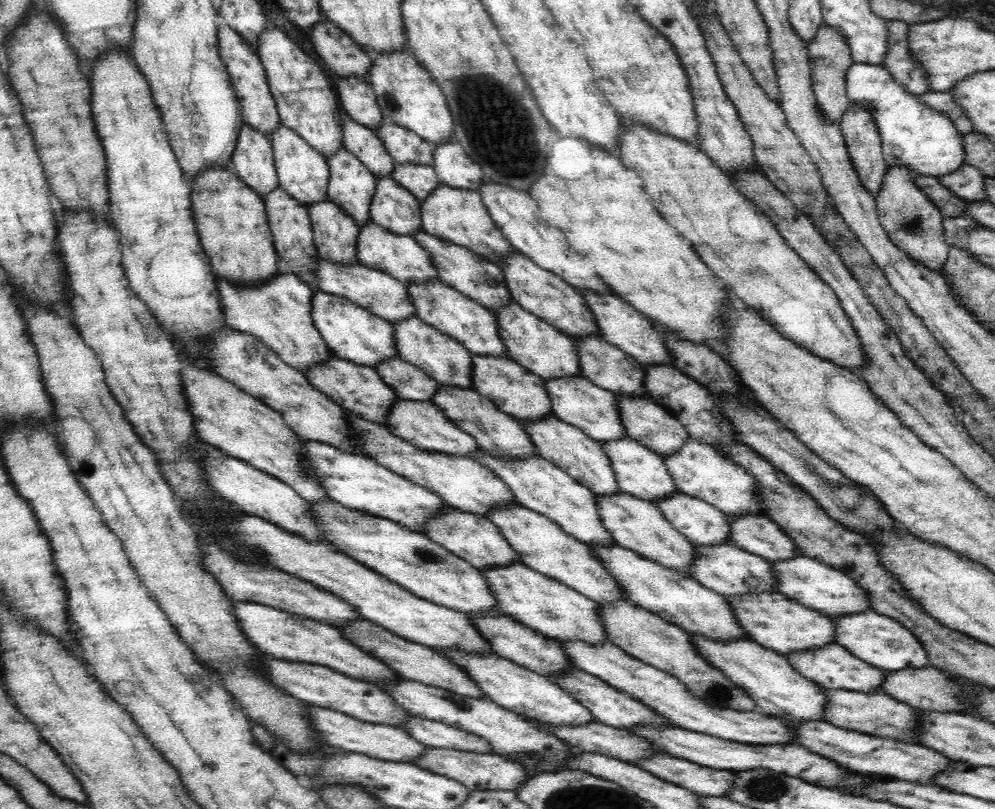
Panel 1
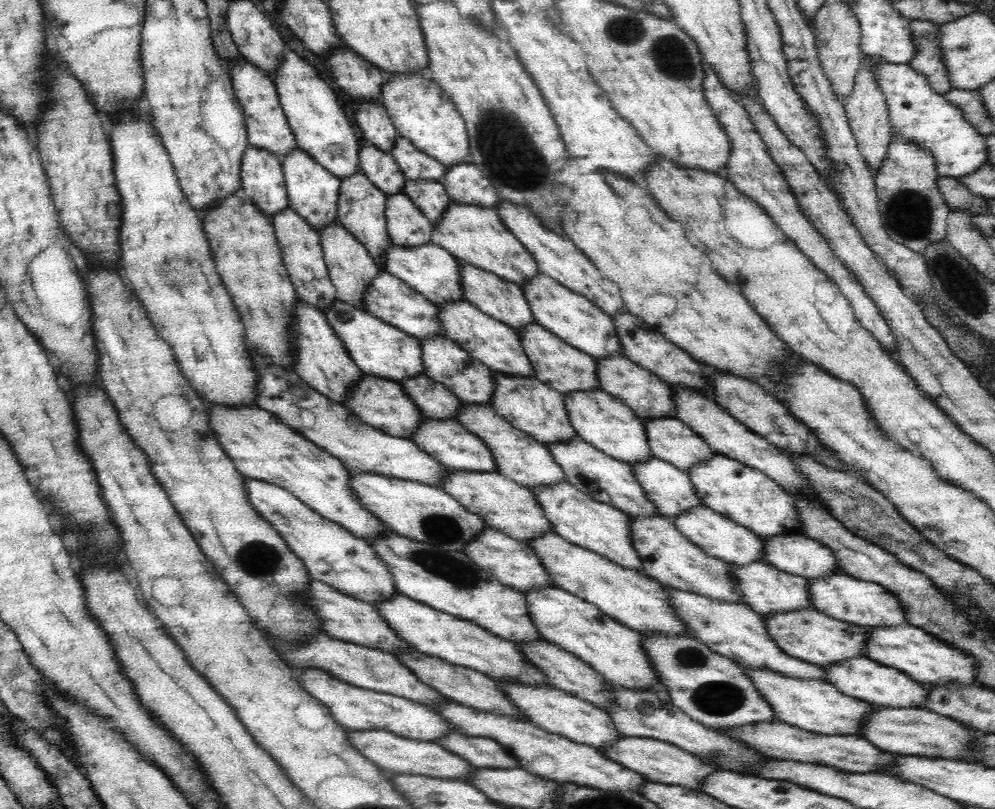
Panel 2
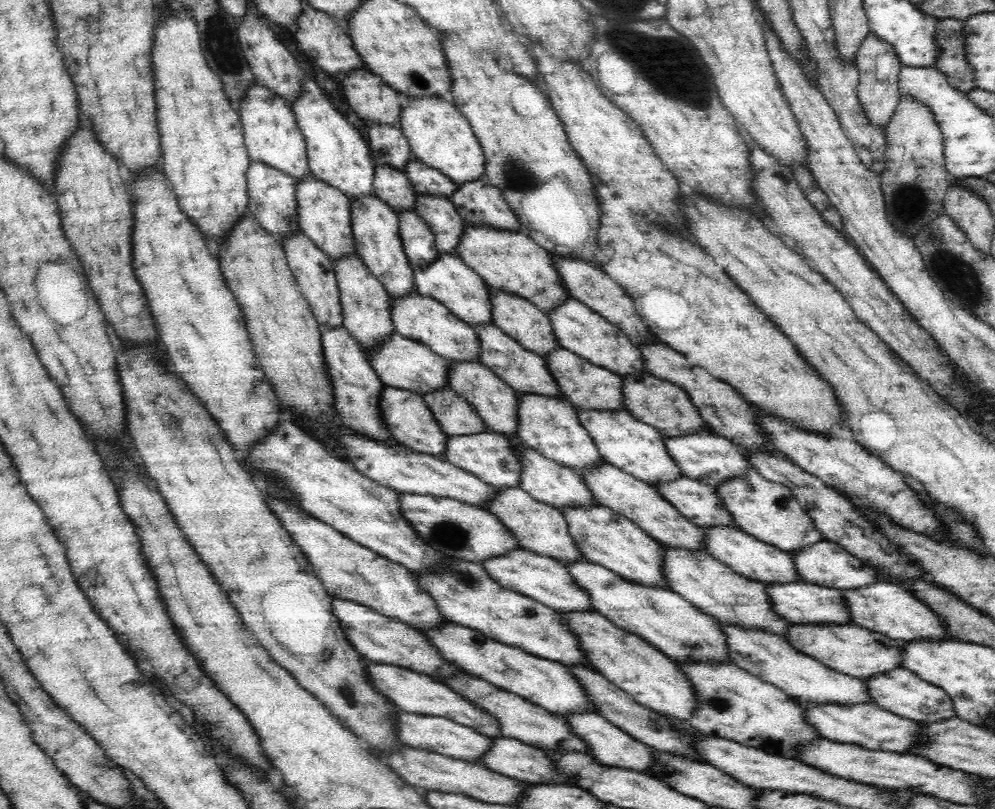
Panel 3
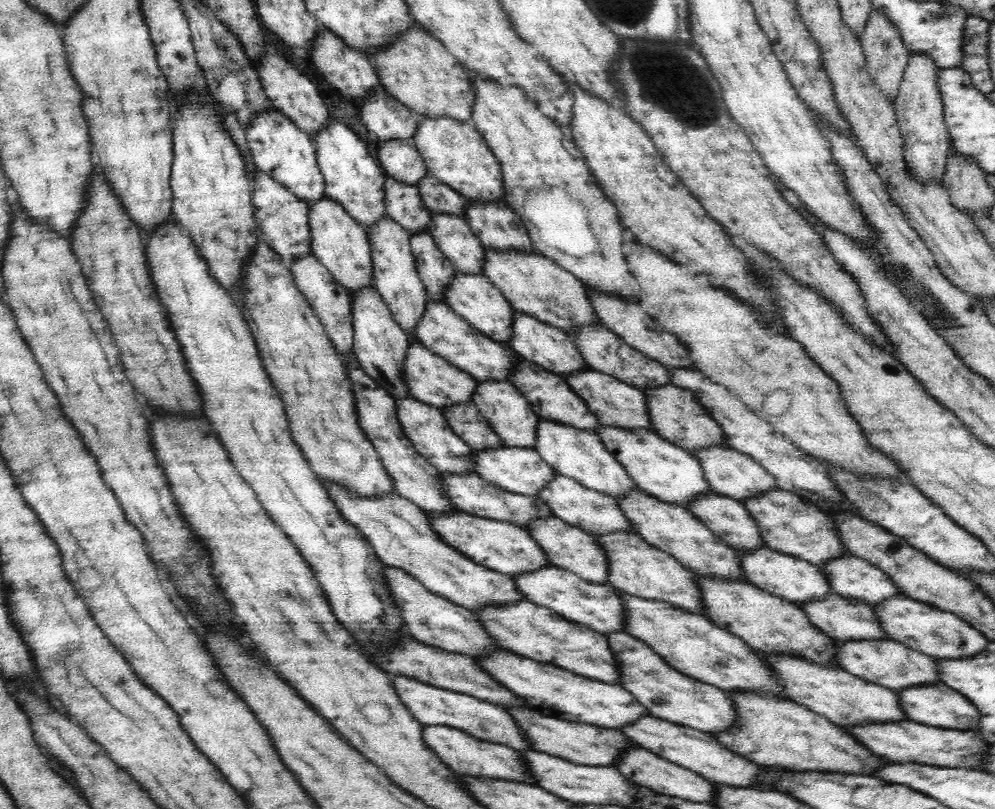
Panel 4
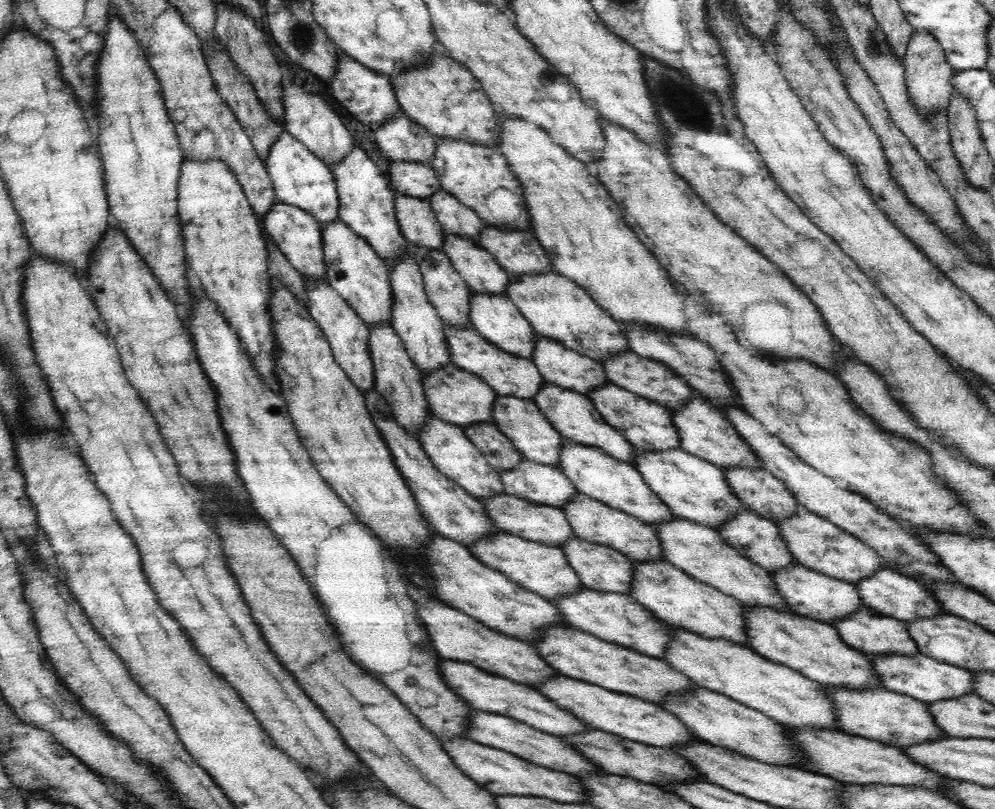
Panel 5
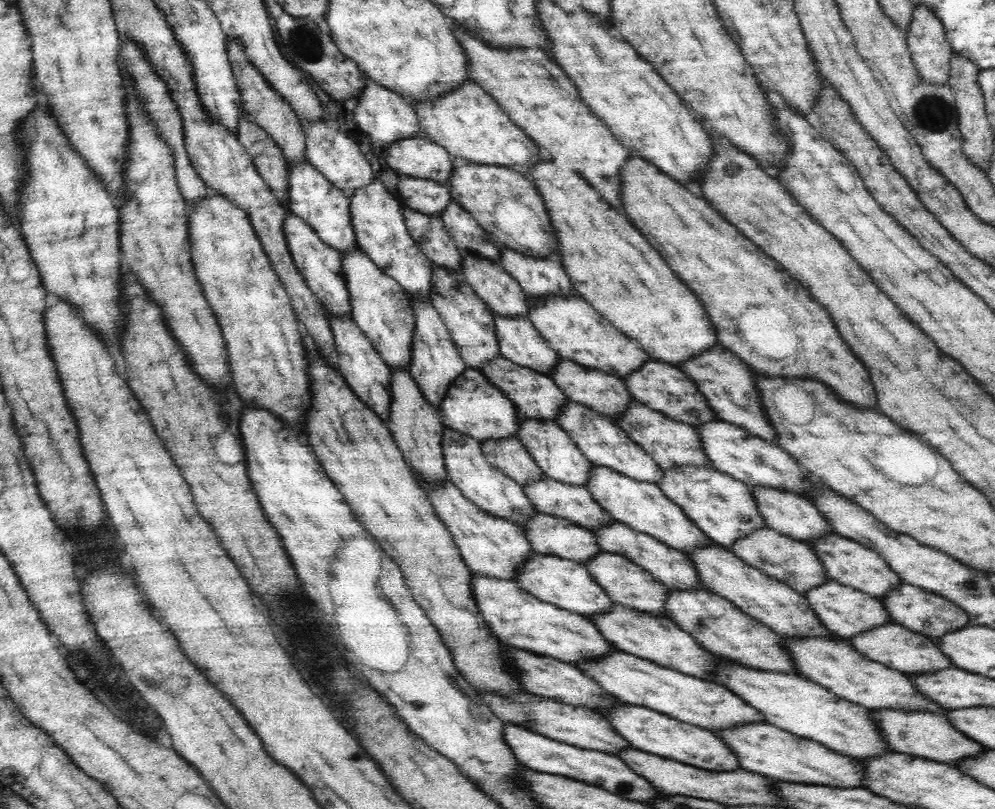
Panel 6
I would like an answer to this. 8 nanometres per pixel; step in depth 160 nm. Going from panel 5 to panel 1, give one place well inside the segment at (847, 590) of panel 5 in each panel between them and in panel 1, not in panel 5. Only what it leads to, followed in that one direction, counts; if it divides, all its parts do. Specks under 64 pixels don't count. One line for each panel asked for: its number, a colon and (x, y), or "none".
1: (702, 524)
2: (718, 536)
3: (749, 557)
4: (798, 582)

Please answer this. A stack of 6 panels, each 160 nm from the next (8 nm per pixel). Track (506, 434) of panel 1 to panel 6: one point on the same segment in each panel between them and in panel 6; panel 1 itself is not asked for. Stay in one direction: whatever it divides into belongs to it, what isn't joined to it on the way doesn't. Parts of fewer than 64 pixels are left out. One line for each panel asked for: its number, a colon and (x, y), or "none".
2: (517, 456)
3: (547, 481)
4: (597, 514)
5: (593, 521)
6: (674, 569)

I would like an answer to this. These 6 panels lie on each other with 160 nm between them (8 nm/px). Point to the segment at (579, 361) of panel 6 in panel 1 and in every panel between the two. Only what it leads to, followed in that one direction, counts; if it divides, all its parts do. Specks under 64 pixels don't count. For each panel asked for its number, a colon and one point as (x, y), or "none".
1: (459, 216)
2: (475, 235)
3: (511, 262)
4: (534, 285)
5: (556, 308)

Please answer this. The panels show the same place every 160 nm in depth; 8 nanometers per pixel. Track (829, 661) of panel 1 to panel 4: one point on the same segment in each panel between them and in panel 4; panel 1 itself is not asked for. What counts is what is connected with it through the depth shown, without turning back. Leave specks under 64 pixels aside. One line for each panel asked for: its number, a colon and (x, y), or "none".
2: (862, 678)
3: (900, 691)
4: (940, 706)

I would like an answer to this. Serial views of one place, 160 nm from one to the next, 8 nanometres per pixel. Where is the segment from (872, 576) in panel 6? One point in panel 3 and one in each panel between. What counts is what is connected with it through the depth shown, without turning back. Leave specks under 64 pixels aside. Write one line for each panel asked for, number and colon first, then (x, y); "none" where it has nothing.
3: (768, 511)
4: (790, 525)
5: (814, 542)

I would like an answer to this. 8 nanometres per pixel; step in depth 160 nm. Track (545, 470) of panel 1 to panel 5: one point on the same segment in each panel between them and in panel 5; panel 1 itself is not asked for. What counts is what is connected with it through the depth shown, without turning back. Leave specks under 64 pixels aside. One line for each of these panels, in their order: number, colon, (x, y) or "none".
2: (599, 527)
3: (606, 538)
4: (636, 568)
5: (673, 596)

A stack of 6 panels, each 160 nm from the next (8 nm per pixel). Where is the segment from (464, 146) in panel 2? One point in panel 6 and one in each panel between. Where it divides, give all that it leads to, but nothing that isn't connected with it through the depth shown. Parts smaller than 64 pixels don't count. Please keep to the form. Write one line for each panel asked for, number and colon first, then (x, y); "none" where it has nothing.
3: (439, 135)
4: (455, 153)
5: (479, 177)
6: (506, 204)

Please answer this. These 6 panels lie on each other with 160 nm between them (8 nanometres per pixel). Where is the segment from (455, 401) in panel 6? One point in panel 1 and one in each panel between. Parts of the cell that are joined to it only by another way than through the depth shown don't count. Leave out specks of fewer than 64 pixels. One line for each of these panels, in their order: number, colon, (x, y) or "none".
1: (353, 334)
2: (379, 350)
3: (400, 362)
4: (430, 379)
5: (457, 397)

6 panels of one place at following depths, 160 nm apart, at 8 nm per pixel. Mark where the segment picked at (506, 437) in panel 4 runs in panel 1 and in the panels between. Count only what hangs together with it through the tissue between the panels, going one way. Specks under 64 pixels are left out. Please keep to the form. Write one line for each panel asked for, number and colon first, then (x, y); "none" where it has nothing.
1: (442, 358)
2: (472, 382)
3: (495, 402)

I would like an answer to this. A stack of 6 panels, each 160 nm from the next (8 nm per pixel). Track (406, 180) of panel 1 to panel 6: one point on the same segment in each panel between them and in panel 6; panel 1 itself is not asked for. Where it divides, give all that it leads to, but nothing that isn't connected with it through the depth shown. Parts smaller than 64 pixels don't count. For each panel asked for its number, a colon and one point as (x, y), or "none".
2: (430, 197)
3: (446, 224)
4: (455, 239)
5: (478, 268)
6: (504, 297)

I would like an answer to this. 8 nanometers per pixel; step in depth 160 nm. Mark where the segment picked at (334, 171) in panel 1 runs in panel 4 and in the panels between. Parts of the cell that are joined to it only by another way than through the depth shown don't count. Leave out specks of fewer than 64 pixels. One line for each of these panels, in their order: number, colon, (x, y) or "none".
2: (362, 210)
3: (375, 225)
4: (398, 283)

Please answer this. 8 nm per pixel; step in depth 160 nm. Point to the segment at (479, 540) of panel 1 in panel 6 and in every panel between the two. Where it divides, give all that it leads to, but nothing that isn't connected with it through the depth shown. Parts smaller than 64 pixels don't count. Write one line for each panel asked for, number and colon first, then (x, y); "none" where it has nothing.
2: (514, 563)
3: (546, 580)
4: (599, 607)
5: (617, 618)
6: (659, 640)

